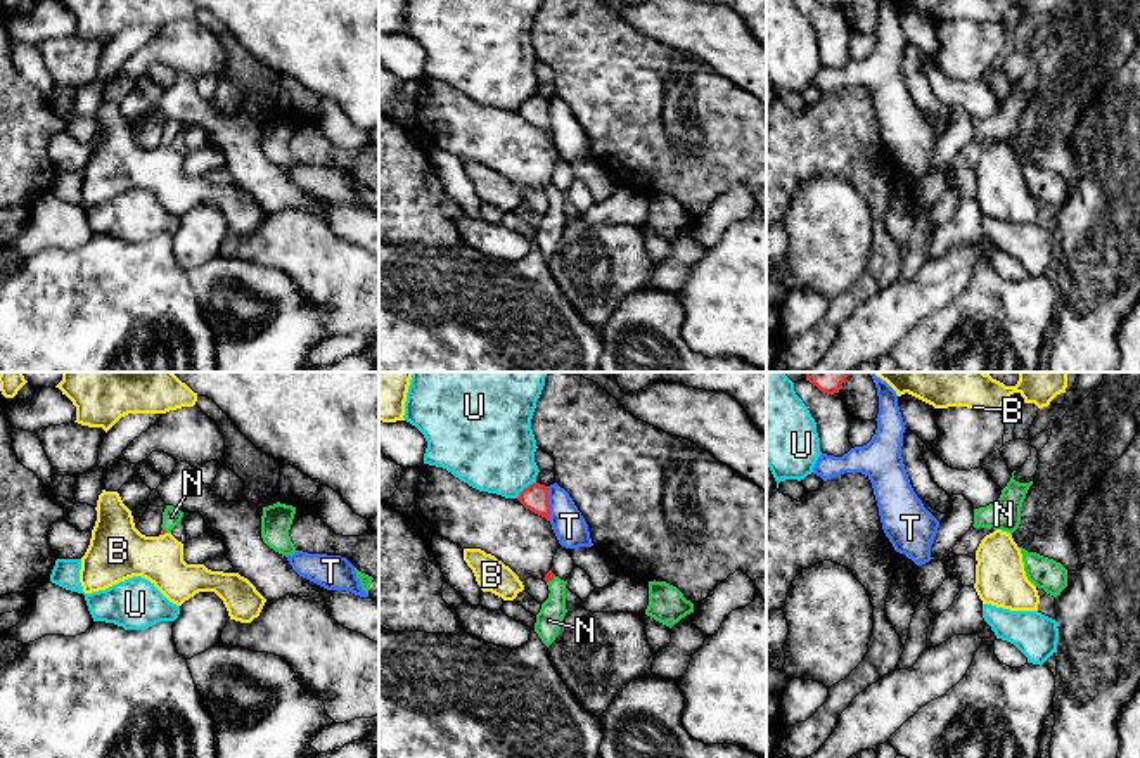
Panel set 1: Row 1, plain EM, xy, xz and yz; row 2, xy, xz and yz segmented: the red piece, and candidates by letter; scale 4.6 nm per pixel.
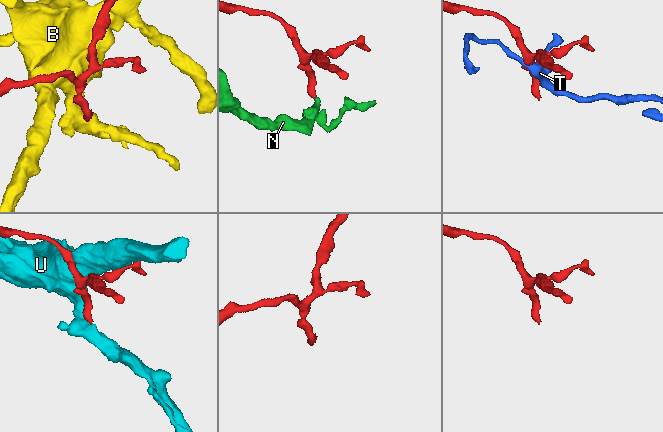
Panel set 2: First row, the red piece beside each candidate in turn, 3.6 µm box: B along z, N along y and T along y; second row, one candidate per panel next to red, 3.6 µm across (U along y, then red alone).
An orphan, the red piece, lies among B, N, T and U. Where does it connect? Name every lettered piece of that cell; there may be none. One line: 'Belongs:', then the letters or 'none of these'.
Belongs: N

